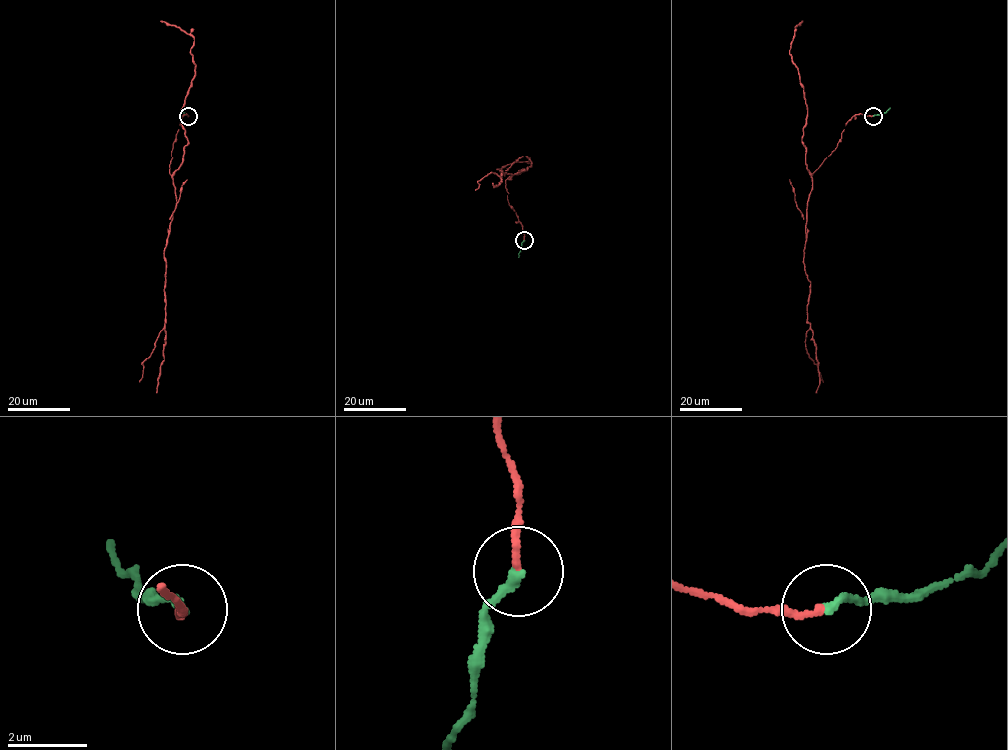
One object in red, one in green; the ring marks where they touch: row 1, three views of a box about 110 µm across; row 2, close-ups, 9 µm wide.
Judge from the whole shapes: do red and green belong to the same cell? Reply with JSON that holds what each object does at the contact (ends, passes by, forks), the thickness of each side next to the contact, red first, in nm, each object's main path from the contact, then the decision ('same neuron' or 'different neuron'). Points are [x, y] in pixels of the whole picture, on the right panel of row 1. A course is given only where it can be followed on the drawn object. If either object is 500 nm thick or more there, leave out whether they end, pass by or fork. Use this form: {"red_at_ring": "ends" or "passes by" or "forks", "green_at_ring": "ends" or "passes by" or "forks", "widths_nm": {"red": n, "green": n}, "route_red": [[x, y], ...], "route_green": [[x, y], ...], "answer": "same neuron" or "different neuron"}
{"red_at_ring": "ends", "green_at_ring": "ends", "widths_nm": {"red": 160, "green": 220}, "route_red": [[873, 115], [856, 114], [835, 149], [811, 176], [803, 259], [810, 282], [807, 320], [818, 365], [816, 393]], "route_green": [[873, 115], [884, 113], [890, 108]], "answer": "same neuron"}

